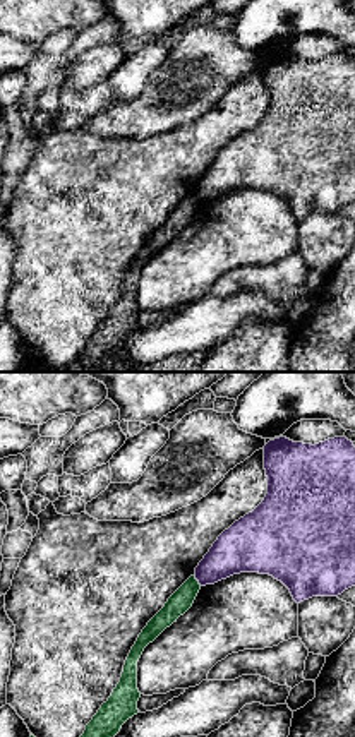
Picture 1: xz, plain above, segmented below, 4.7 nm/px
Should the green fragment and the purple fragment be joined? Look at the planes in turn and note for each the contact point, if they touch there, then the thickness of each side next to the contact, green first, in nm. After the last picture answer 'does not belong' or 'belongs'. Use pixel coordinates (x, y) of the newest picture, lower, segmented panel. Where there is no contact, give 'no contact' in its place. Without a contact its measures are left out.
meets green at (196, 580); 100 nm thick on the green side, 220 nm on the other

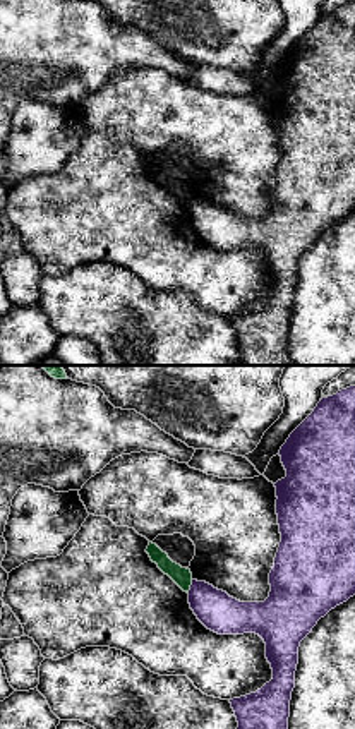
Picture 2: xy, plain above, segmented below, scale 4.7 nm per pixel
meets green at (189, 587); 90 nm thick on the green side, 190 nm on the other

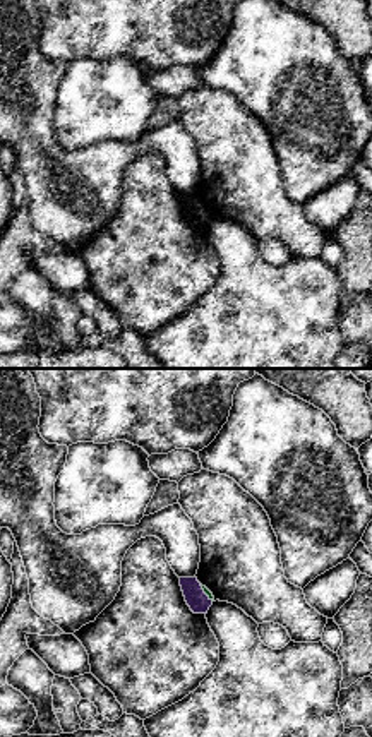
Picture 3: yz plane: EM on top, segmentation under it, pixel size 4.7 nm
meets green at (206, 593); 20 nm thick on the green side, 100 nm on the other

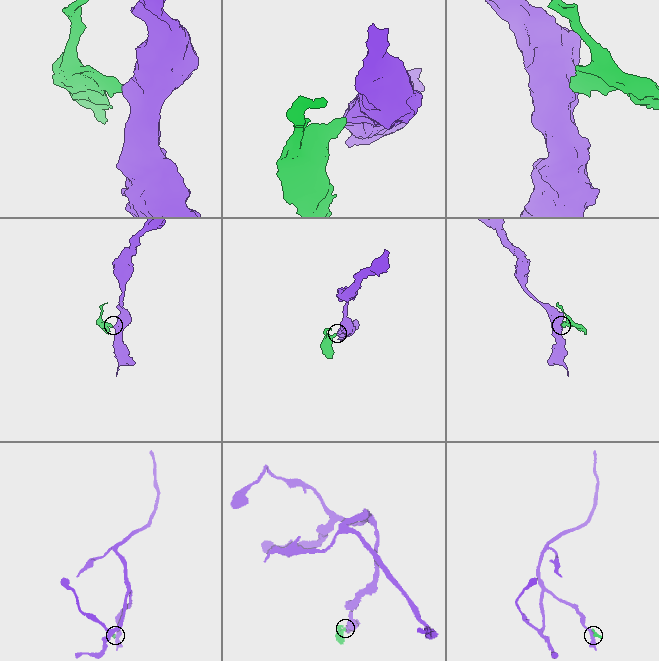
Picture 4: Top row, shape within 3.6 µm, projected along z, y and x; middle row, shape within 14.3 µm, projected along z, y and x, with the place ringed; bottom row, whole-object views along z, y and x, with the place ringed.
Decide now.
does not belong

